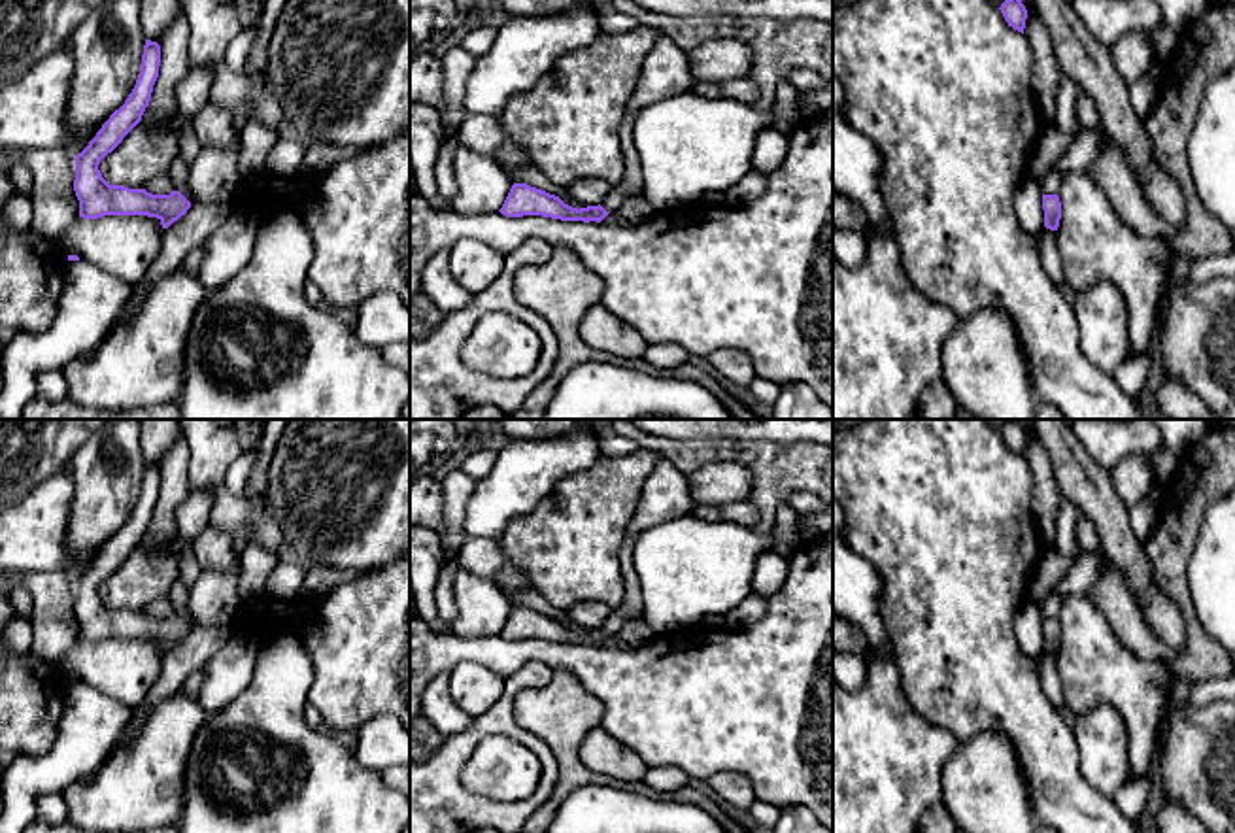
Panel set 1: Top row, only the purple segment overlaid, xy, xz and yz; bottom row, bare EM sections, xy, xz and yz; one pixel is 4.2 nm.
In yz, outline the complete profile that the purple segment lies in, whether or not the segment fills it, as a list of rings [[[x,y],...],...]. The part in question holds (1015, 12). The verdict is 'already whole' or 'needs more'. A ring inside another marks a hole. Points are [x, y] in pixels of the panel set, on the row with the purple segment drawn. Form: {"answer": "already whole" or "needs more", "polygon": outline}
{"answer": "already whole", "polygon": [[[1005,0],[999,9],[1008,26],[1024,34],[1027,9],[1022,0]]]}

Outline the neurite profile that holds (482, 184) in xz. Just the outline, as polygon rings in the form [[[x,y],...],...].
[[[453,140],[453,178],[457,193],[453,212],[459,215],[483,215],[499,212],[514,185],[497,159],[474,153]]]

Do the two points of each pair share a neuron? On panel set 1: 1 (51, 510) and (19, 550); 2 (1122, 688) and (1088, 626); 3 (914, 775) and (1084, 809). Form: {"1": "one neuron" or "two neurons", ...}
{"1": "one neuron", "2": "one neuron", "3": "two neurons"}

